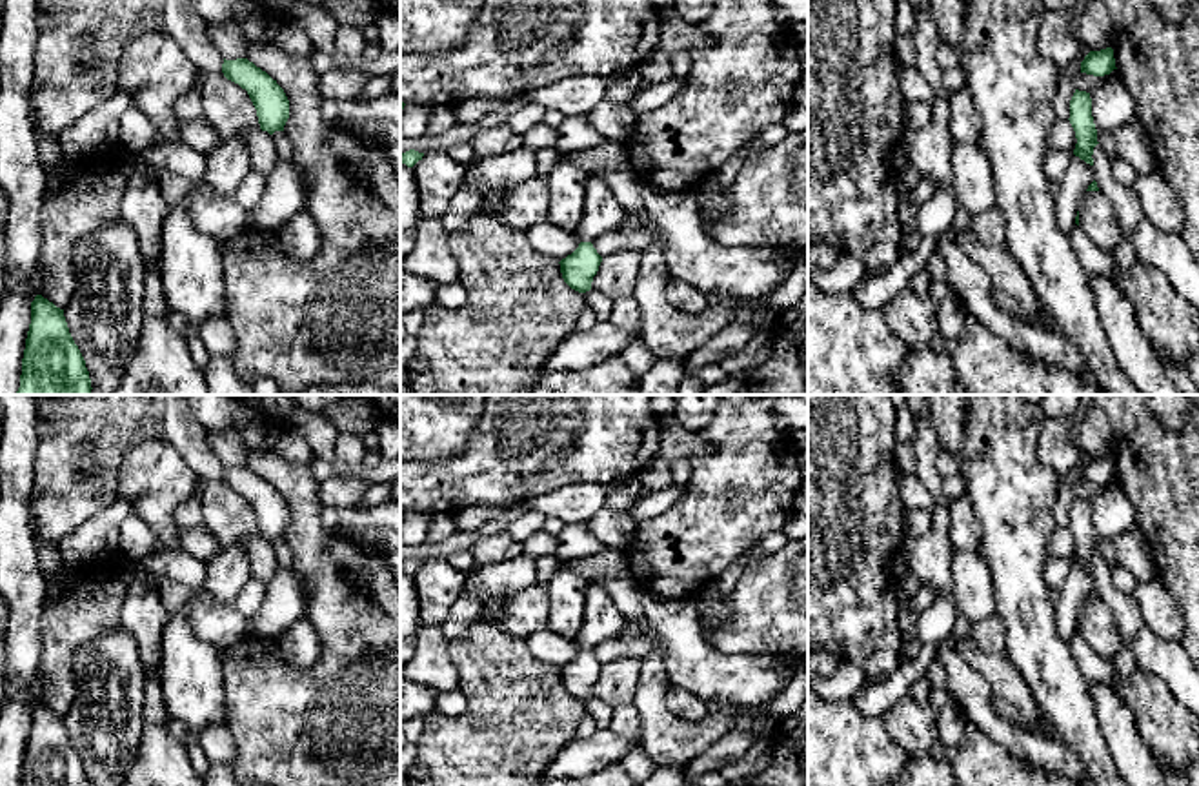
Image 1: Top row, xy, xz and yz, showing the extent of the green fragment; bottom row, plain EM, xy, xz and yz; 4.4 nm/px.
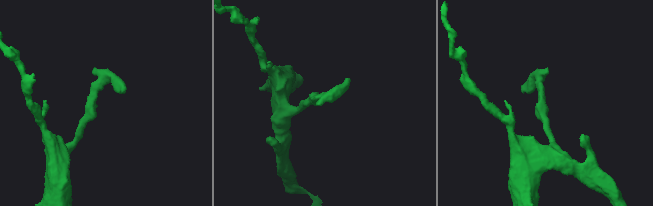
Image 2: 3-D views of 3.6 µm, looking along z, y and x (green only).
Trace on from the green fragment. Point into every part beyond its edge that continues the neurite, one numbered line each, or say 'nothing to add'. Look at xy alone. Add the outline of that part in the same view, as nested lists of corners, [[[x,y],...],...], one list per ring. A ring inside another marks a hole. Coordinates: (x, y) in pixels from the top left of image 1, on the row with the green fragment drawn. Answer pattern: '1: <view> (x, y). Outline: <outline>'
nothing to add

